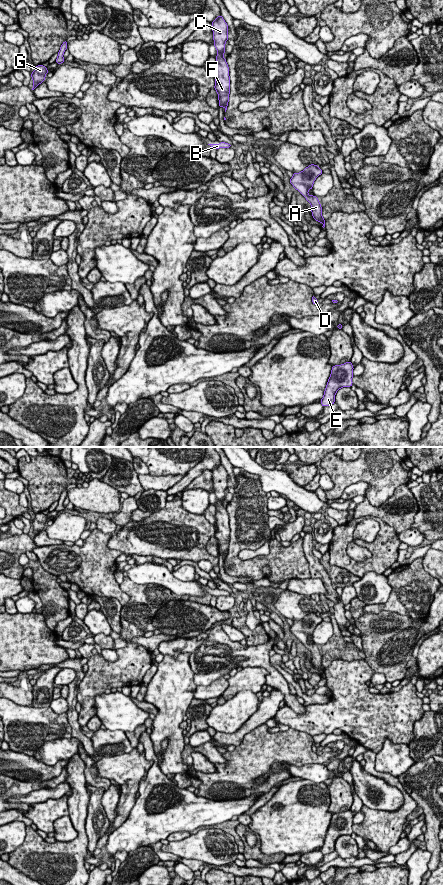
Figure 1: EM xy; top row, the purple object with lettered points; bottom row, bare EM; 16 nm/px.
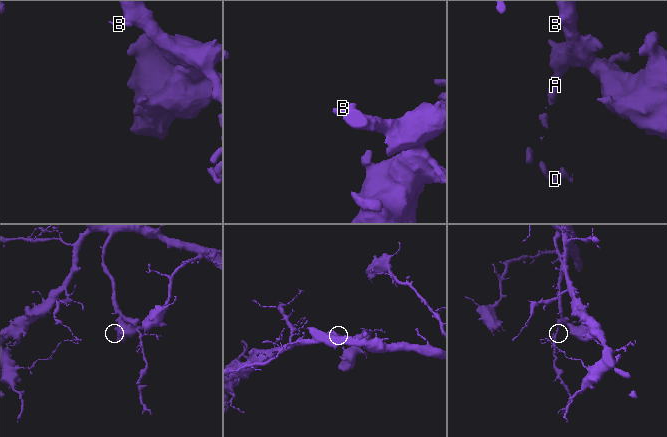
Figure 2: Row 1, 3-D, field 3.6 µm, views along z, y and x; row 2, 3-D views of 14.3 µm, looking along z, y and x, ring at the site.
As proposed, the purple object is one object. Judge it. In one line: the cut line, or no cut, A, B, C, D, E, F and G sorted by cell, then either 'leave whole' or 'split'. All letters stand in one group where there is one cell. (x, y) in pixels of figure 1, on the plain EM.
no cut | A B C D E F G | leave whole

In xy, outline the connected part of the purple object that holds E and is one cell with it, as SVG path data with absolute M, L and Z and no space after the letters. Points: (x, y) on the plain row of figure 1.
M351 809L341 813L334 813L332 815L331 822L324 839L324 844L320 850L323 855L335 851L335 842L340 836L352 834L353 817L354 815Z

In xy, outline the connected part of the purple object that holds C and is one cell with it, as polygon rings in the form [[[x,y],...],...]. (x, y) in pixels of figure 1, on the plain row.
[[[221,463],[212,470],[214,494],[217,498],[216,504],[216,526],[214,537],[217,539],[219,556],[224,555],[227,558],[230,542],[230,524],[229,515],[226,507],[223,505],[225,501],[225,491],[228,488],[228,473]]]

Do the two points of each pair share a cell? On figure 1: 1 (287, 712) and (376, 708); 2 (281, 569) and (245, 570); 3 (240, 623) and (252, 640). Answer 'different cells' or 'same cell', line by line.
1: same cell
2: same cell
3: same cell

